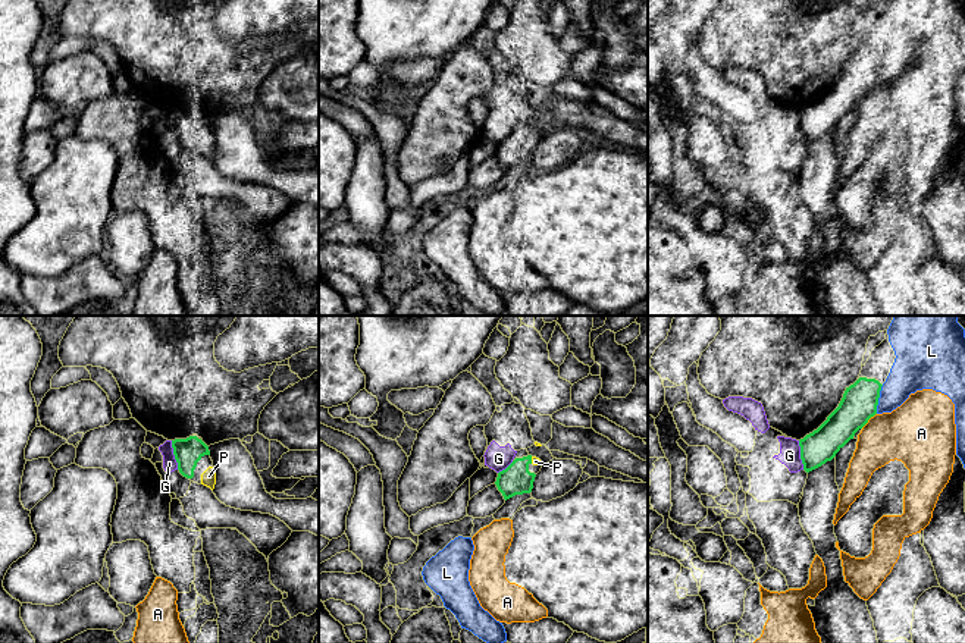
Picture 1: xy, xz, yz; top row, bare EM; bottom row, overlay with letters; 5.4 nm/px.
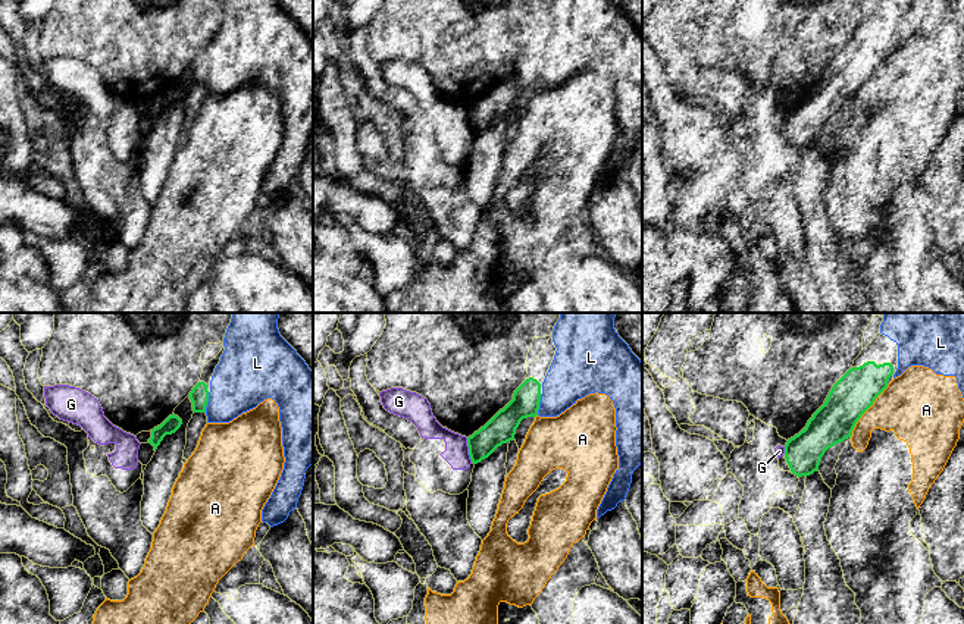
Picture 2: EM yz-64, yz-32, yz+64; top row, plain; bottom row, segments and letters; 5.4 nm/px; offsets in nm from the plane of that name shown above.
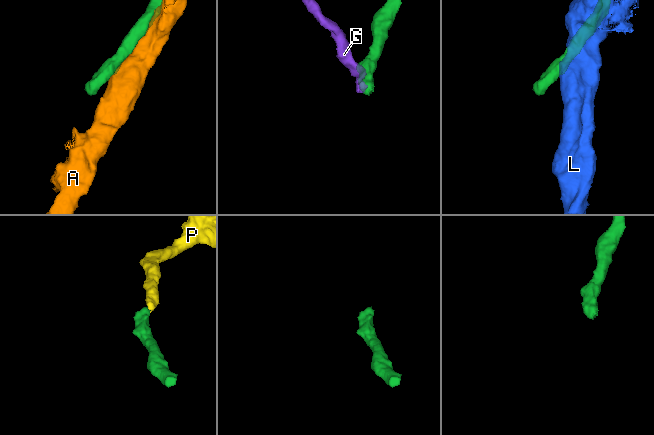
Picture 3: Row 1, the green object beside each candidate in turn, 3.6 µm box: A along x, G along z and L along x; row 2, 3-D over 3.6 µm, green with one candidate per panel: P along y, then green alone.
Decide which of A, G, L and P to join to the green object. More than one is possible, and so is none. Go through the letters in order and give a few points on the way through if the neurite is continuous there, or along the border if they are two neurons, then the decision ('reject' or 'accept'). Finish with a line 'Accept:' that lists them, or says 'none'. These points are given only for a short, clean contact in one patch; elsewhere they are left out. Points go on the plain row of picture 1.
A: reject
G: reject
L: reject
P: accept
Accept: P

